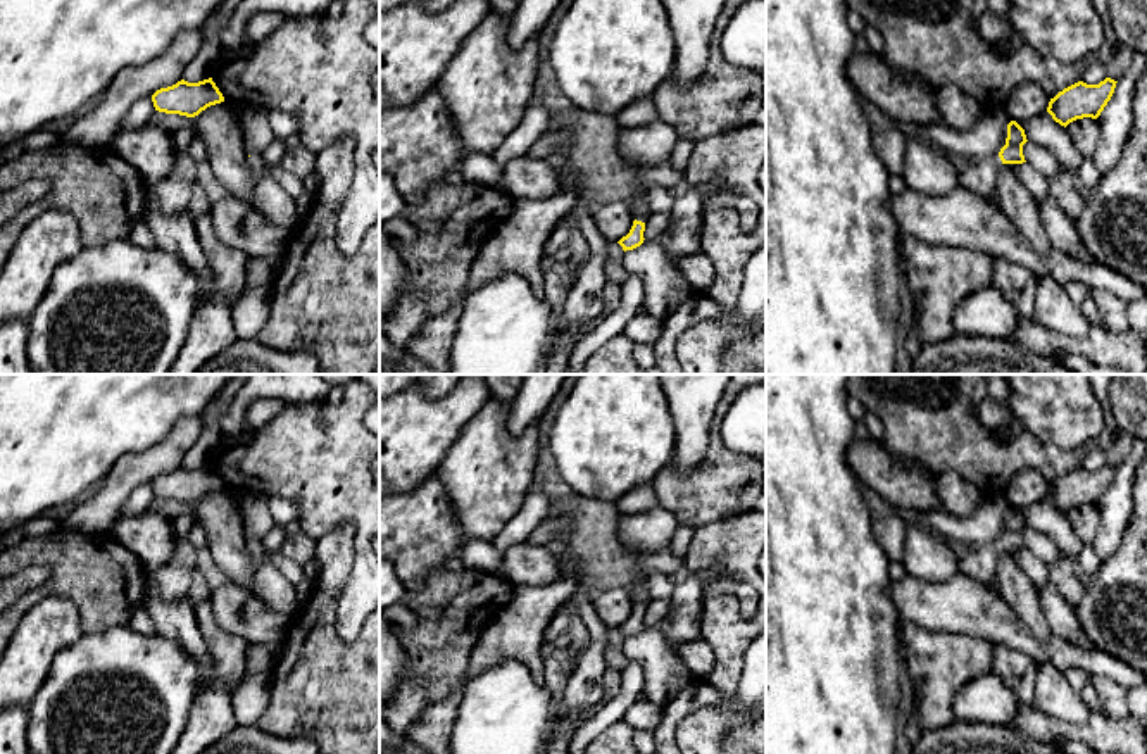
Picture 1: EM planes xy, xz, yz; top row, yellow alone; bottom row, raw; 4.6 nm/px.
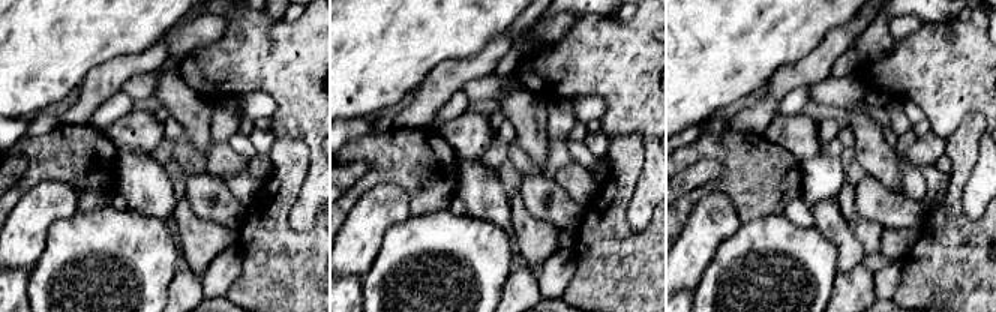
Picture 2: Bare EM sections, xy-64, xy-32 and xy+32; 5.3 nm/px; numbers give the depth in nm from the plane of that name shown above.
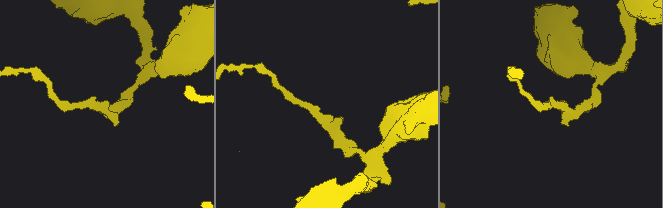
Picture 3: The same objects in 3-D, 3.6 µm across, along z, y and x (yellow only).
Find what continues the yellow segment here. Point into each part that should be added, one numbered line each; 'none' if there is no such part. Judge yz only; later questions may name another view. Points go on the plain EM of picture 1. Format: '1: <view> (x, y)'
1: yz (980, 563)

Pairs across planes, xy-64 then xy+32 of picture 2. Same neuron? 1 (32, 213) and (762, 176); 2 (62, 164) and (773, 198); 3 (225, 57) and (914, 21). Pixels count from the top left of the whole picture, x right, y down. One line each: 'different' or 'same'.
1: different
2: same
3: different

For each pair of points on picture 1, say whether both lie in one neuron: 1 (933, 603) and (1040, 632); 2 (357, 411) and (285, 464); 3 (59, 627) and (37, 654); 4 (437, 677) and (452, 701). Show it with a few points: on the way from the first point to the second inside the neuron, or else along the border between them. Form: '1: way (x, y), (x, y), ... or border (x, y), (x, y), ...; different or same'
1: border (1002, 599), (1040, 642), (1047, 642), (1052, 637); different
2: way (340, 428), (323, 446), (302, 454); same
3: way (52, 634), (38, 647); same
4: border (468, 659), (463, 684), (430, 704), (416, 720); different

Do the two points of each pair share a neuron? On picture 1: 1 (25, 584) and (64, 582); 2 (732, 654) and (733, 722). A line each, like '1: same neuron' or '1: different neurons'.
1: different neurons
2: same neuron

